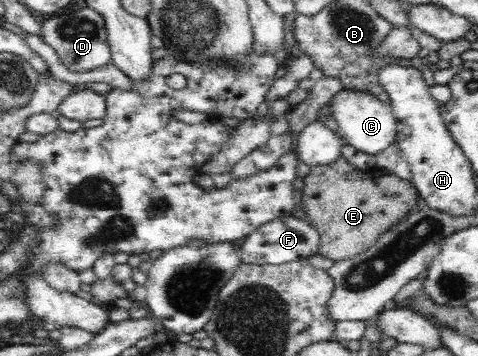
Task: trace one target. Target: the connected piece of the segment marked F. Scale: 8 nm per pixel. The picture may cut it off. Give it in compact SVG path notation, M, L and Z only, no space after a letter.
M285 215L257 227L245 239L242 245L241 260L251 265L282 265L291 261L305 261L306 258L319 255L319 232L306 219Z

